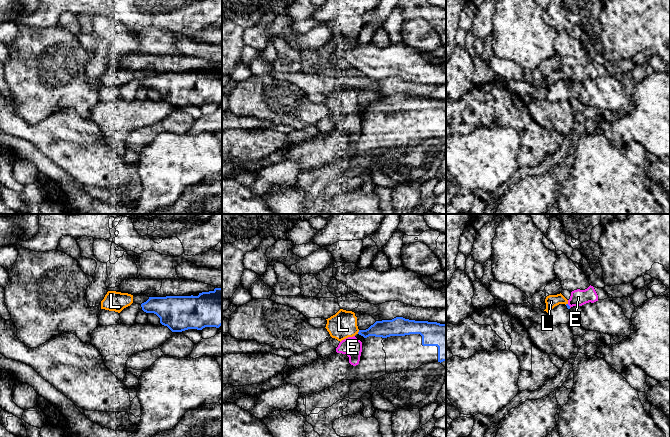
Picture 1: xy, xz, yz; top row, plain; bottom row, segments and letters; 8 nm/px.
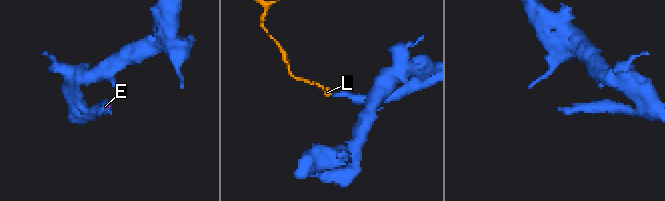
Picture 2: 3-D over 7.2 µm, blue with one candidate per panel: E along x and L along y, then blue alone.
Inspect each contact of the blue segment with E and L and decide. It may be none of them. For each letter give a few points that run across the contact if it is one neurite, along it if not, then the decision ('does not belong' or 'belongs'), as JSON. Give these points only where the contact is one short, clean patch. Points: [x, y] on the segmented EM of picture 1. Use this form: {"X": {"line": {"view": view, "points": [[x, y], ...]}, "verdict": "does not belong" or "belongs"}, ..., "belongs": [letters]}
{"E": {"verdict": "does not belong"}, "L": {"line": {"view": "xz", "points": [[359, 330], [357, 333]]}, "verdict": "does not belong"}, "belongs": []}

